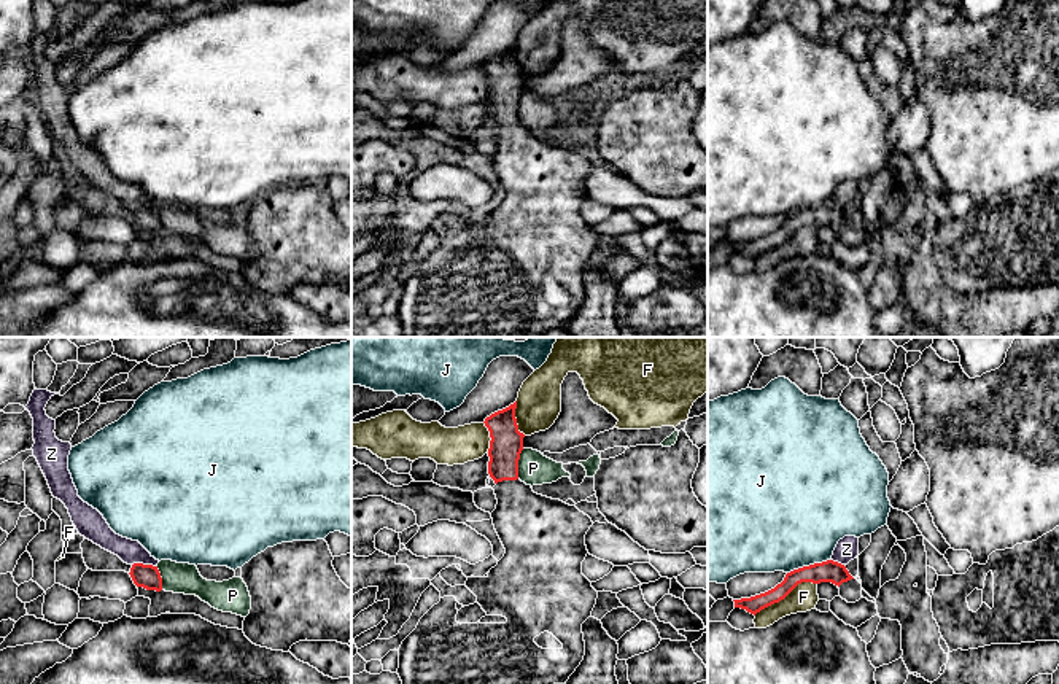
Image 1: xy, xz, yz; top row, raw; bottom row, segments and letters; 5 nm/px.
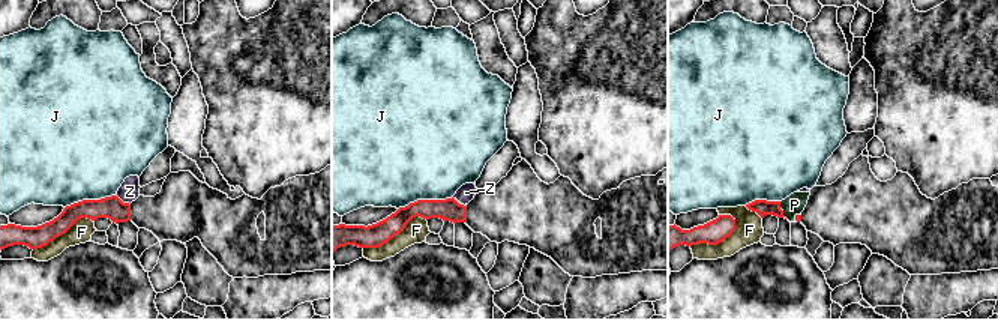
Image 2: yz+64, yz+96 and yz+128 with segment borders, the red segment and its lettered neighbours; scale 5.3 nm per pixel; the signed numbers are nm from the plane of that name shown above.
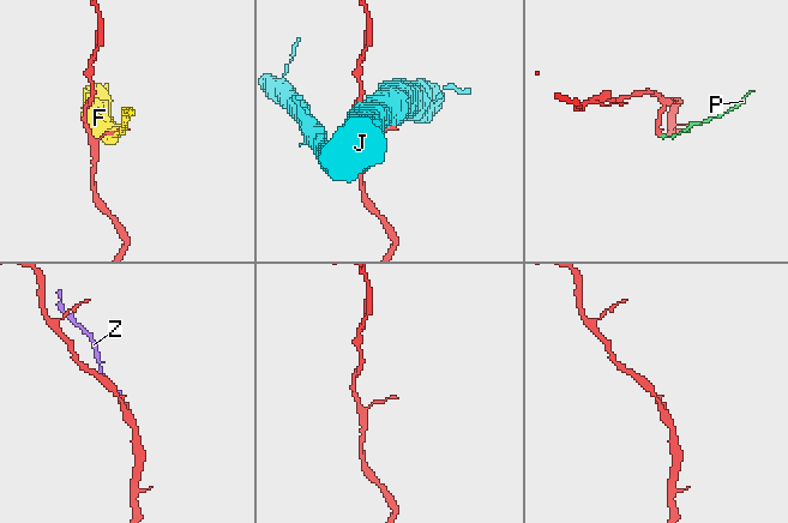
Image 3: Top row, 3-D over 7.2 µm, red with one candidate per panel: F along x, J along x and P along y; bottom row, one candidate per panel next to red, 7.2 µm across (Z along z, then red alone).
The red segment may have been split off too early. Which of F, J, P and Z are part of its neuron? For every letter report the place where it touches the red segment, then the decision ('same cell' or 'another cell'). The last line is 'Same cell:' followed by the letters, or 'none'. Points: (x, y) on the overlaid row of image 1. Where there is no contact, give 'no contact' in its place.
F: yz (784, 597) | another cell
J: yz (810, 565) | another cell
P: xz (517, 463) | another cell
Z: xy (142, 563) | another cell
Same cell: none

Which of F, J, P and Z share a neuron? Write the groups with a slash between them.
F / J / P Z

